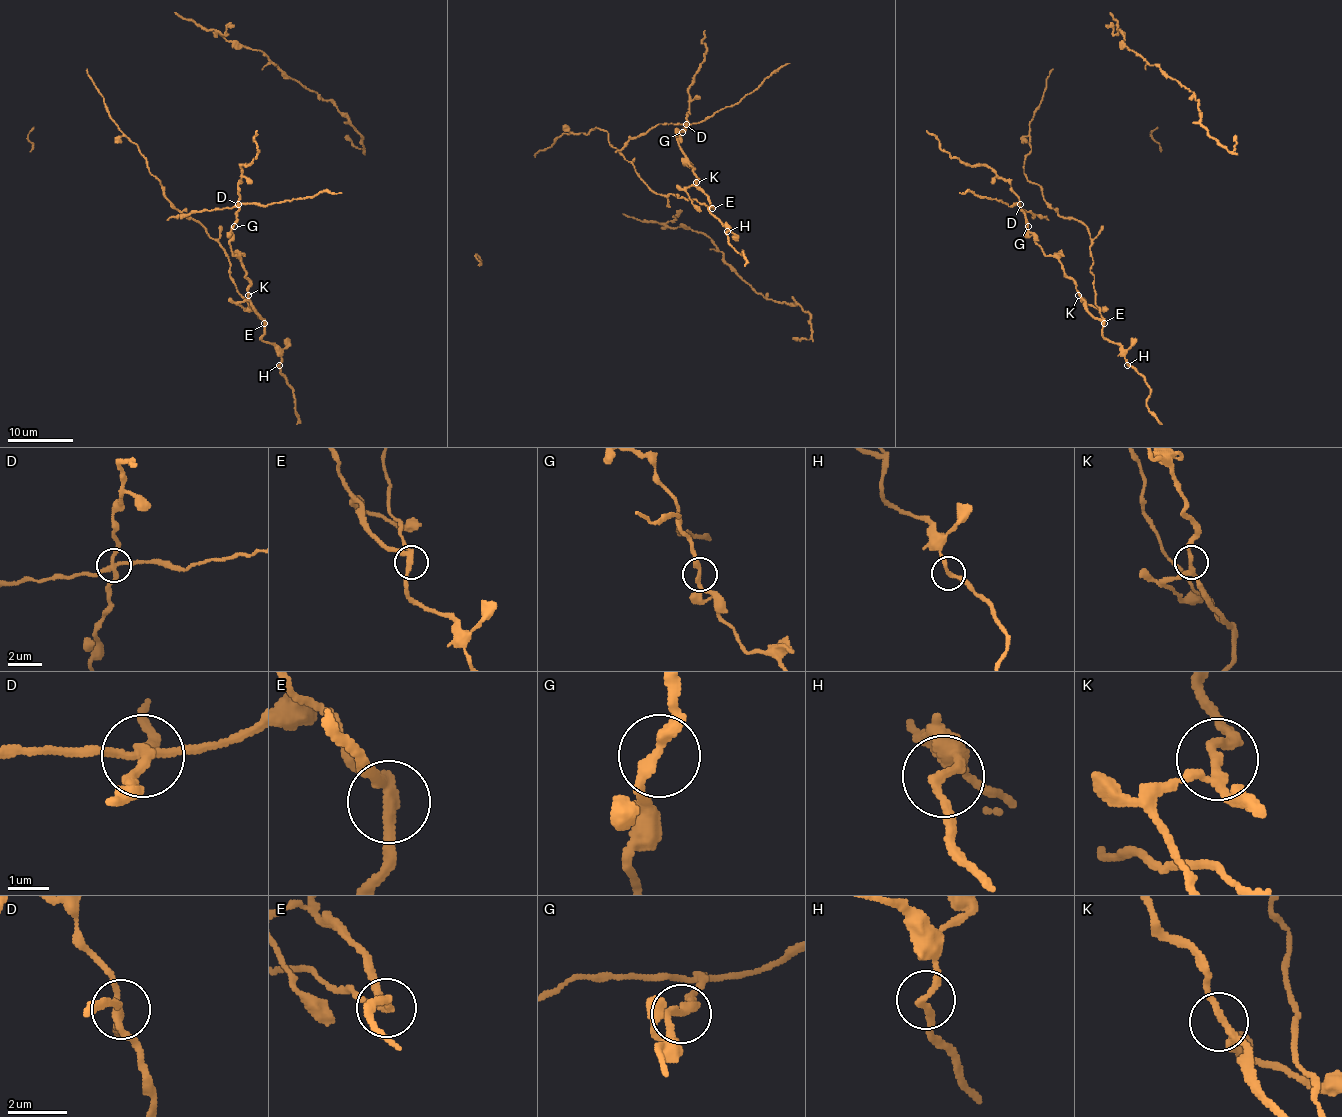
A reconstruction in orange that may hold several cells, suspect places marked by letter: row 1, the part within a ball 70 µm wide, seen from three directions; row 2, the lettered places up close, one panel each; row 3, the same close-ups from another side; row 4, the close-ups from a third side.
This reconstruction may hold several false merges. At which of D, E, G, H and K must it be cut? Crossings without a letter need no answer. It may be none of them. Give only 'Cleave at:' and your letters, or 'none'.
Cleave at: D, E

